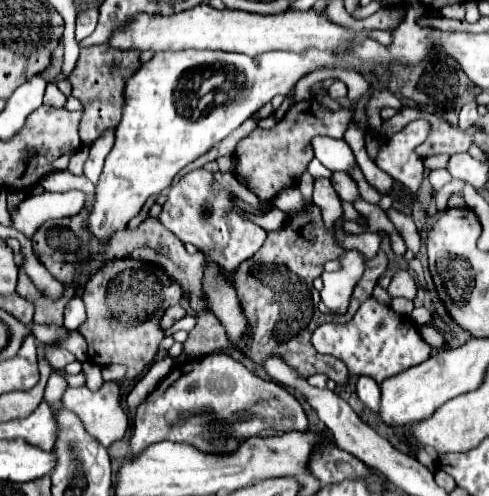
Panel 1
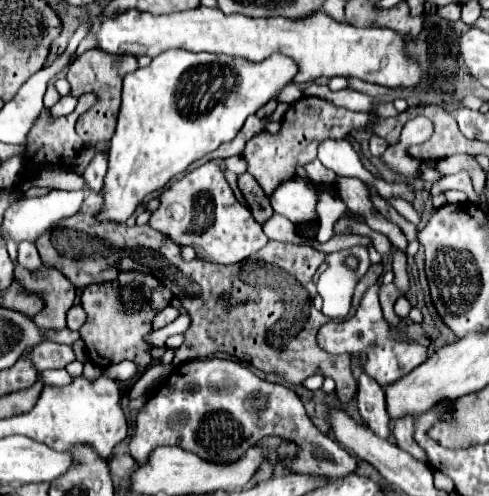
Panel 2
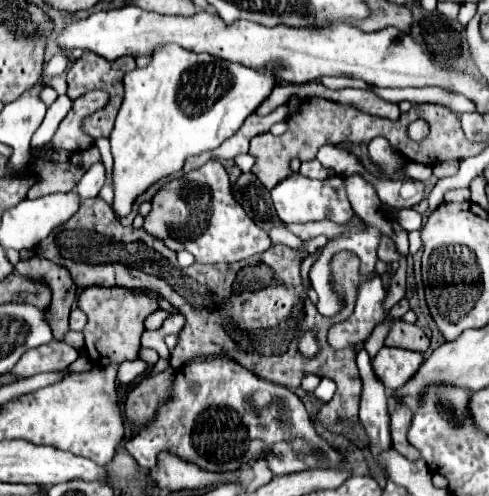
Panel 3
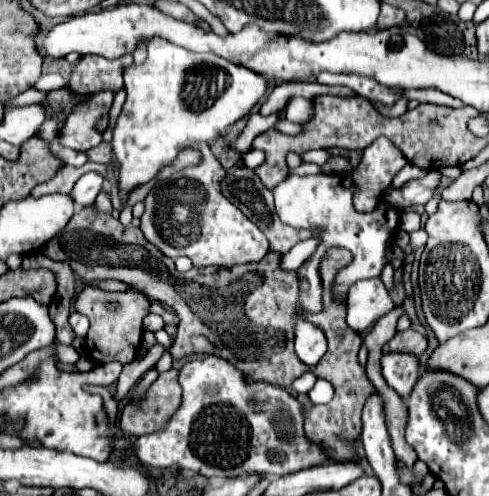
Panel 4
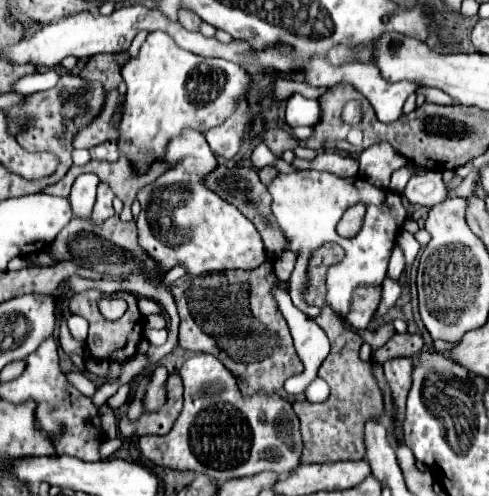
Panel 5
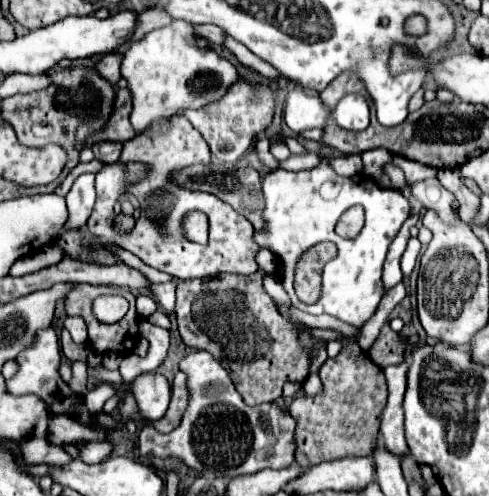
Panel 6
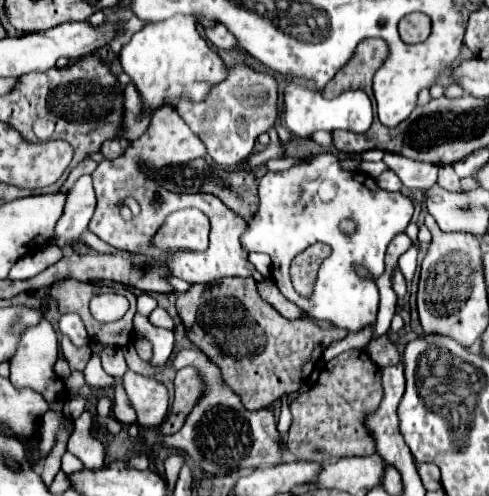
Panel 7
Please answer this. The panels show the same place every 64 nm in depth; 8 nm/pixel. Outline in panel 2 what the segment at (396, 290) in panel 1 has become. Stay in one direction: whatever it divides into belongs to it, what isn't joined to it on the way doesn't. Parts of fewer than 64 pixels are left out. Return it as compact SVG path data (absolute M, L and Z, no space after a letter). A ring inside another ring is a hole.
M336 178L334 186L341 200L346 204L347 209L354 214L360 214L366 224L376 230L382 232L384 236L388 236L388 240L392 242L392 246L396 248L394 254L394 284L406 292L408 288L408 274L406 274L406 248L408 248L408 240L404 236L404 232L390 220L382 218L372 200L370 200L370 190L356 178Z

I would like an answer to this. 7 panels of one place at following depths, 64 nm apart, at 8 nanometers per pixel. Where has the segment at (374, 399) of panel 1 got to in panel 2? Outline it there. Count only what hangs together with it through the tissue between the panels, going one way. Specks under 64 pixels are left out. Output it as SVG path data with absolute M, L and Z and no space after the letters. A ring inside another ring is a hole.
M366 372L360 374L356 402L358 402L358 410L364 424L376 436L386 440L390 436L390 416L386 410L384 388L376 380L372 380Z

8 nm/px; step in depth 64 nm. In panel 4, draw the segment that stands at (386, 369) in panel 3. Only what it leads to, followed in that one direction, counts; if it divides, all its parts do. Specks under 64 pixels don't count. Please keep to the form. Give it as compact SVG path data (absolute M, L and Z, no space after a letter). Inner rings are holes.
M384 354L382 374L390 388L406 400L418 380L418 358L412 354Z

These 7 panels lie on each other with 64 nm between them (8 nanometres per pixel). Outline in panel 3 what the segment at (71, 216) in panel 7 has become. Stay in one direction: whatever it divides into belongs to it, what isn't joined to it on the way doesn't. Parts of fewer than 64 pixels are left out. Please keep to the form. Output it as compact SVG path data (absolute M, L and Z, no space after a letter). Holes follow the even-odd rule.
M94 164L88 168L88 172L82 176L82 180L76 184L76 192L80 196L80 200L88 200L100 194L102 186L104 186L104 164Z

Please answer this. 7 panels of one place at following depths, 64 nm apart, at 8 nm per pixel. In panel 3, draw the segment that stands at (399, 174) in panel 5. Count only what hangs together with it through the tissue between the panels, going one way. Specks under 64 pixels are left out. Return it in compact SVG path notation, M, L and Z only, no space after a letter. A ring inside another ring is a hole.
M408 164L404 166L404 178L412 180L428 180L432 176L432 168L424 164Z

